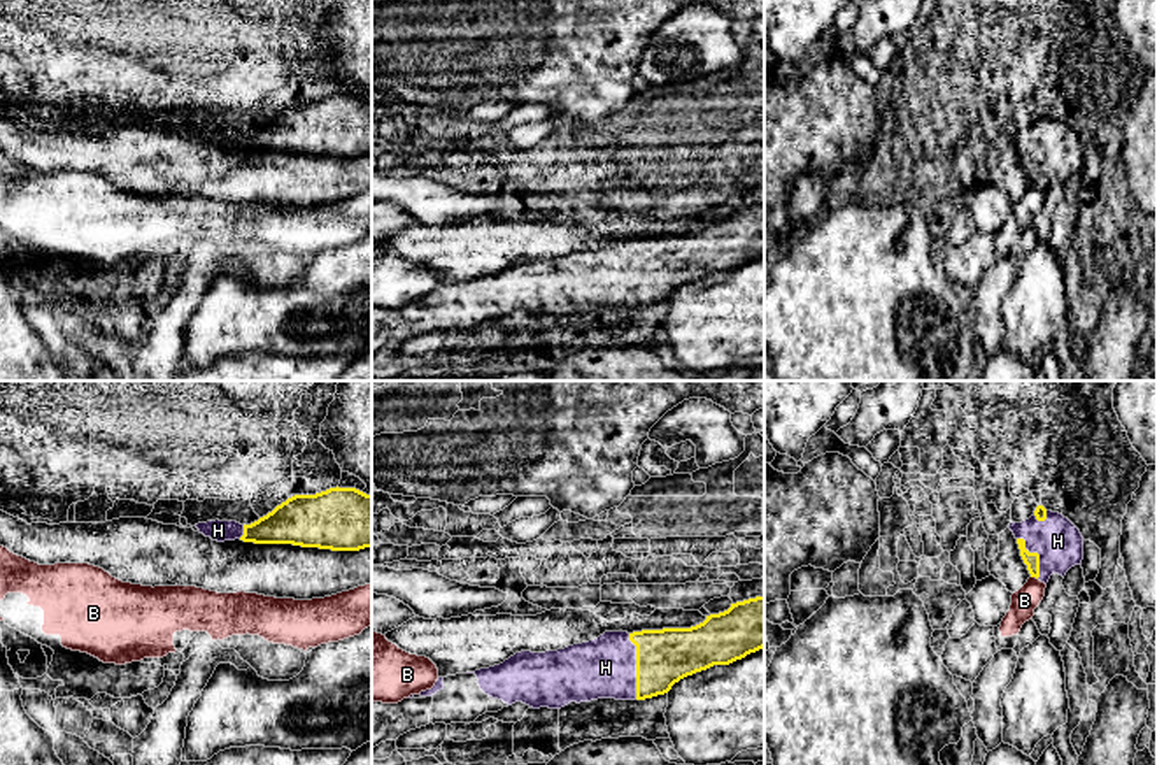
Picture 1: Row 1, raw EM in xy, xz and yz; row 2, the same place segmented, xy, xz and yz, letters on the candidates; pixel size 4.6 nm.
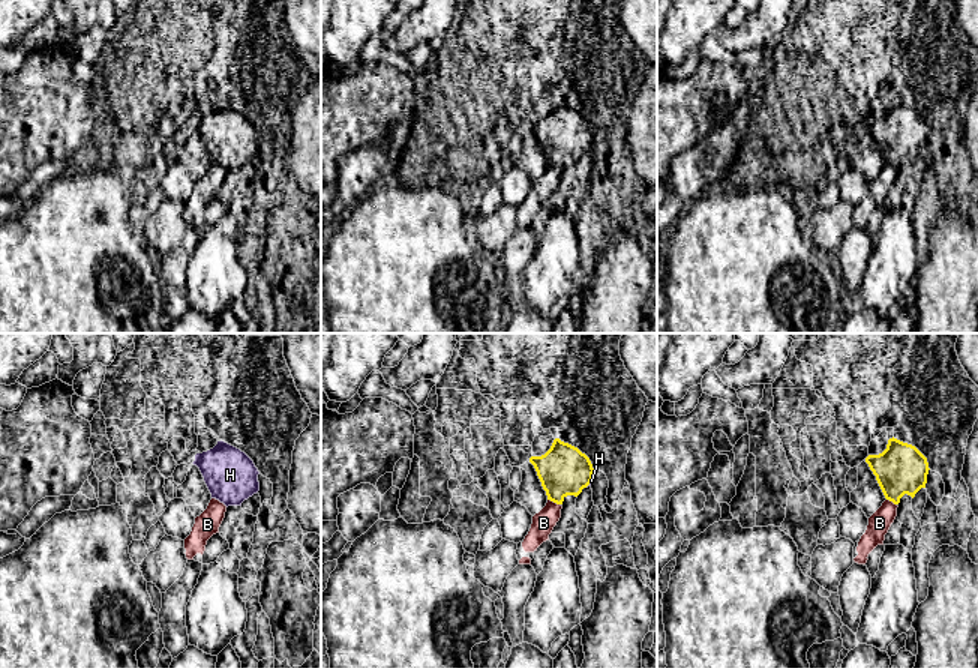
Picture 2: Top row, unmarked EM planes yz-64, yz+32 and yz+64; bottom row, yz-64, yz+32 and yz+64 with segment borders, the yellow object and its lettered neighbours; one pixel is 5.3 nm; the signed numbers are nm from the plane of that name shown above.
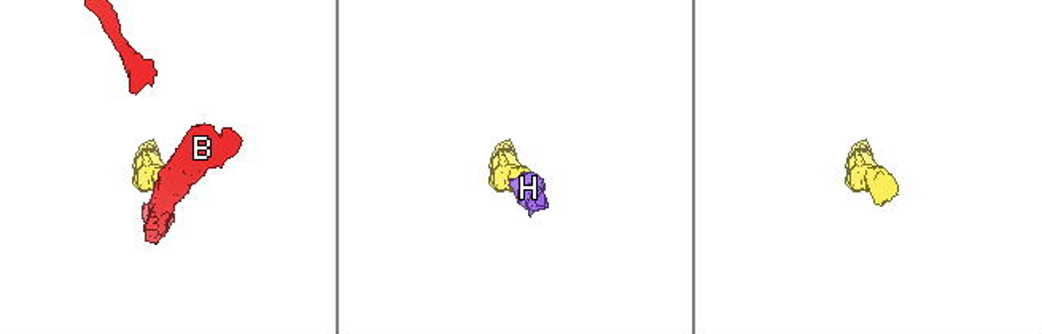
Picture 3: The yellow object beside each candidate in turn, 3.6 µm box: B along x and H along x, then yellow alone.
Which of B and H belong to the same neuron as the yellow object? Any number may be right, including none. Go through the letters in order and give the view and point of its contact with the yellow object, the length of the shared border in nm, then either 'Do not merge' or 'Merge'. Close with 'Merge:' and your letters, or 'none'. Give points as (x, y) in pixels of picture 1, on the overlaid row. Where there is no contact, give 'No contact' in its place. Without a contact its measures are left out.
B: Touches yellow at yz (1035, 576). Shared border 40 nm. Do not merge
H: Touches yellow at xz (637, 667). Shared border 300 nm. Merge
Merge: H

